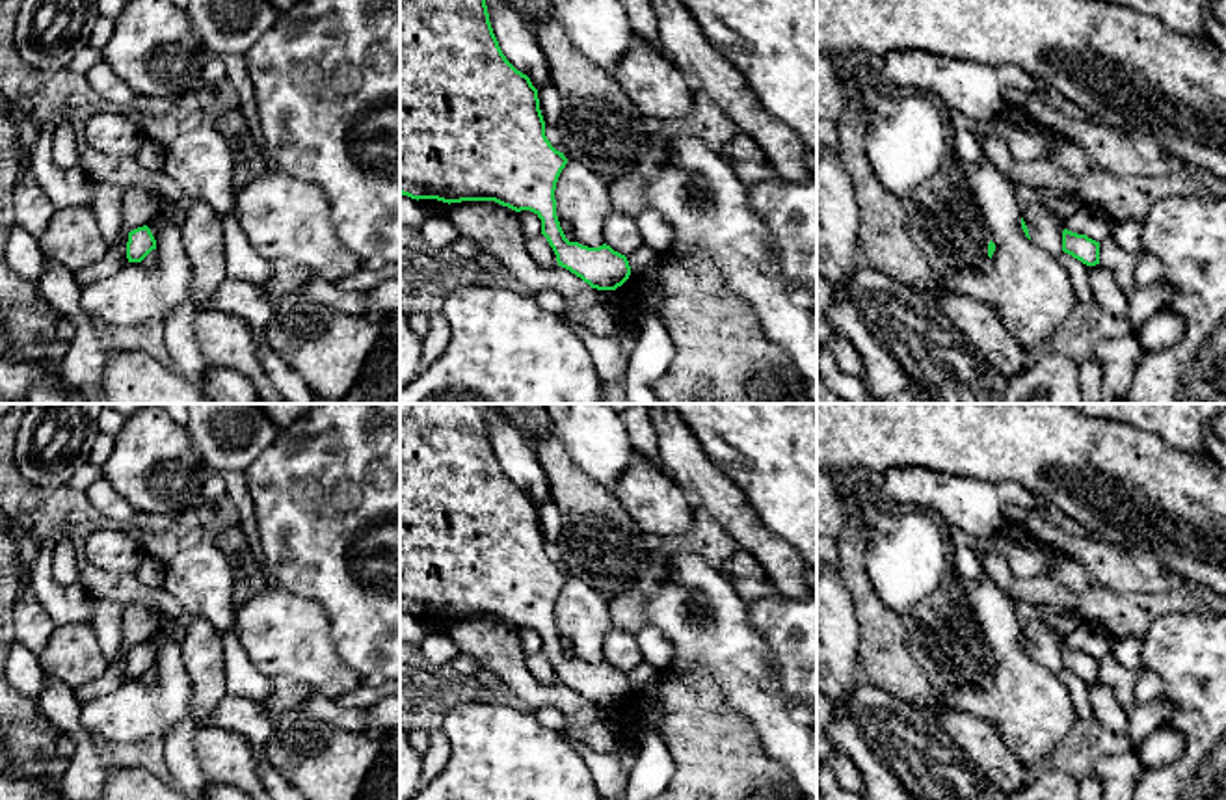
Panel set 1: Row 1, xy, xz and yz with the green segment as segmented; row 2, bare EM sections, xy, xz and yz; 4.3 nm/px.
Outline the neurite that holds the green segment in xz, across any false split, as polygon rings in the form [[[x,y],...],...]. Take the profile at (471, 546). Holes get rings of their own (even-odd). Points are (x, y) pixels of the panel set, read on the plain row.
[[[400,404],[400,610],[443,620],[495,618],[541,636],[541,651],[569,687],[592,705],[616,707],[629,692],[625,672],[603,660],[569,659],[556,633],[554,607],[567,575],[545,553],[538,506],[502,471],[493,450],[484,404]]]

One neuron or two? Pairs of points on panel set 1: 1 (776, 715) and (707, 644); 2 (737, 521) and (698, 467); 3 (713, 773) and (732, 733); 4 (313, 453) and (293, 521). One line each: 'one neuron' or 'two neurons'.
1: one neuron
2: one neuron
3: one neuron
4: one neuron

